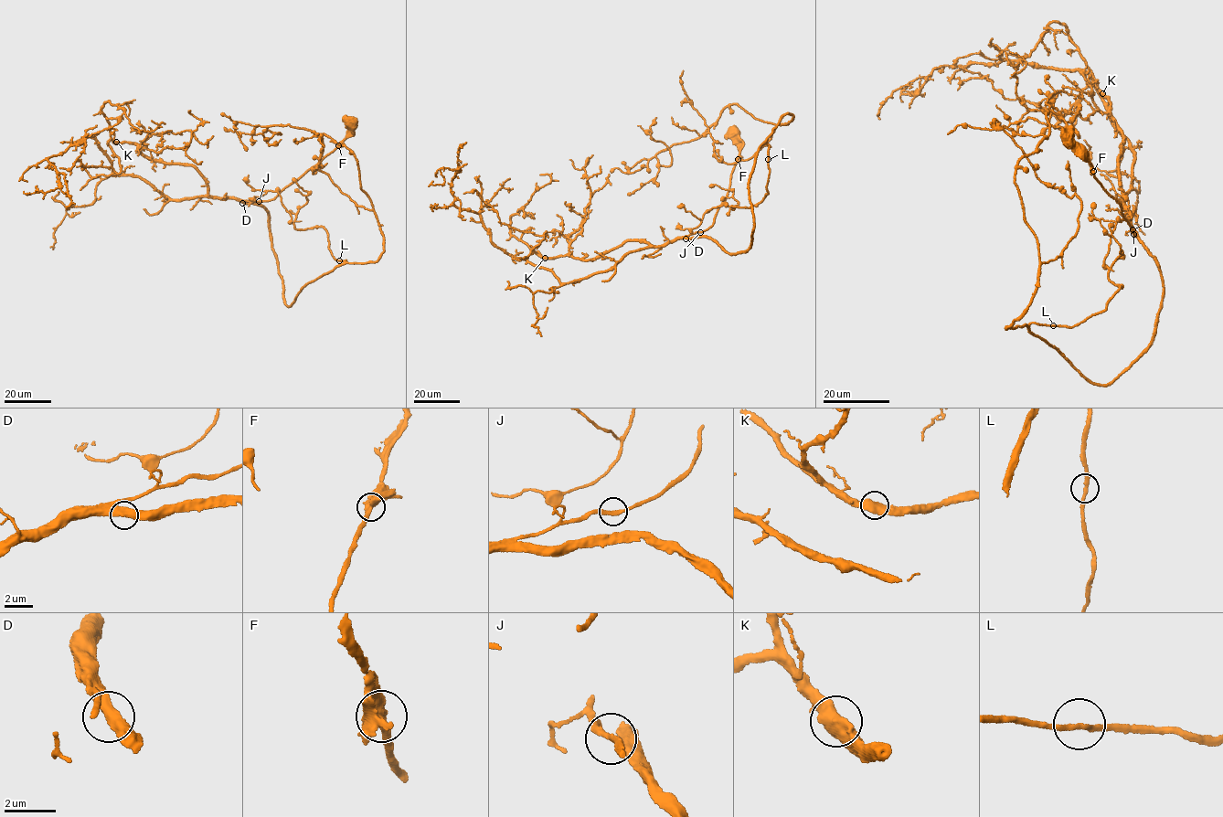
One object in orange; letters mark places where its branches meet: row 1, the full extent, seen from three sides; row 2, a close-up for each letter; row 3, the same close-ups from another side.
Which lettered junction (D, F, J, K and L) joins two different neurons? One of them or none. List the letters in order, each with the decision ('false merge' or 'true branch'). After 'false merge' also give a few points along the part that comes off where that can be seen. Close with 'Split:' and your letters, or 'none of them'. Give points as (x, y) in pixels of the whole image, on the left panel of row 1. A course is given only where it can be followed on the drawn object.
D: true branch
F: true branch
J: true branch
K: true branch
L: true branch
Split: none of them

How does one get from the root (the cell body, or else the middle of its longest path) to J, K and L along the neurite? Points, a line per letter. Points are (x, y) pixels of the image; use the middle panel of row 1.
J: (732, 132), (742, 147), (731, 175), (729, 189), (712, 226), (699, 232)
K: (732, 132), (742, 147), (729, 189), (710, 228), (657, 246), (629, 239), (588, 259), (567, 255), (546, 258)
L: (732, 132), (742, 147), (727, 196), (712, 226), (686, 238), (746, 251), (748, 184), (766, 143), (768, 159)

